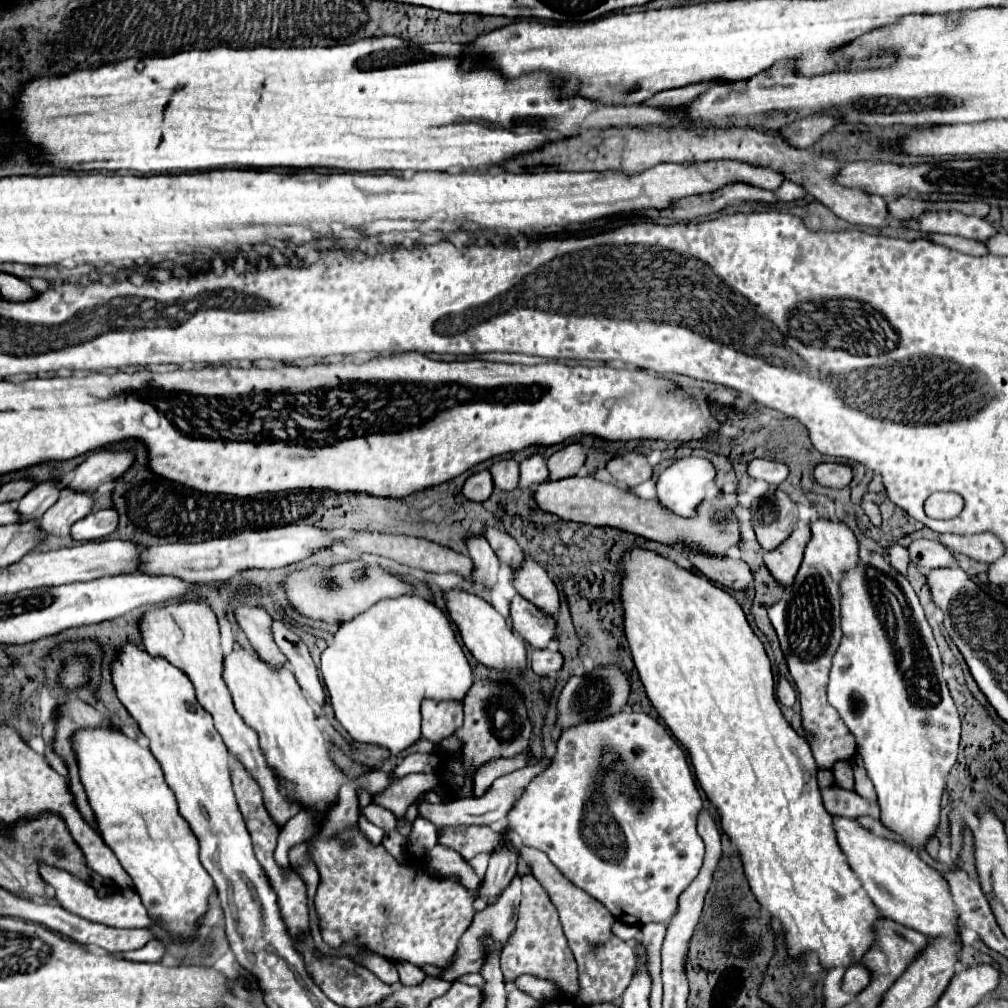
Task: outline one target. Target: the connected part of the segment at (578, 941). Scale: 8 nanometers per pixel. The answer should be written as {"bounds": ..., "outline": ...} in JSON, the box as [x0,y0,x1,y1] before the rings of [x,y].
{"bounds":[519,846,637,1006],"outline":[[[521,846],[519,854],[529,864],[531,874],[541,882],[541,886],[545,888],[545,892],[549,894],[551,902],[555,904],[555,908],[559,912],[563,932],[567,936],[569,948],[579,966],[579,984],[581,984],[579,1000],[581,1000],[581,1004],[591,1006],[591,1004],[619,1000],[631,982],[637,958],[635,958],[633,948],[625,940],[617,938],[611,932],[611,928],[617,920],[609,914],[609,910],[605,910],[605,906],[601,906],[601,902],[597,902],[595,898],[589,898],[589,894],[585,894],[577,886],[573,886],[565,876],[561,876],[561,872],[553,866],[553,862],[547,858],[547,854],[543,854],[541,850],[531,848],[531,846]]]}

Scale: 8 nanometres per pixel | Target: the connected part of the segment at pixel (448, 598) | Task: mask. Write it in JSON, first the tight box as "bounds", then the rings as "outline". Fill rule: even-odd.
{"bounds":[443,590,525,670],"outline":[[[445,590],[443,592],[445,598],[445,606],[449,612],[449,618],[457,624],[459,634],[463,638],[463,644],[467,646],[467,650],[485,666],[489,668],[517,668],[523,670],[525,668],[525,646],[523,640],[519,636],[515,636],[515,632],[507,626],[505,618],[483,598],[463,592],[463,590]]]}

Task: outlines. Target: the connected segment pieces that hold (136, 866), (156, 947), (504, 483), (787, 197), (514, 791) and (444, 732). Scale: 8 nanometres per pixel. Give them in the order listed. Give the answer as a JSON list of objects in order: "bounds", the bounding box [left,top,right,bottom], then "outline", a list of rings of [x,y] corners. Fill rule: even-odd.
[{"bounds":[71,726,213,936],"outline":[[[119,726],[81,728],[71,736],[71,746],[77,758],[81,784],[87,792],[89,806],[93,810],[97,830],[105,844],[115,852],[125,872],[133,878],[135,890],[147,906],[149,914],[159,920],[161,926],[173,936],[193,936],[197,932],[195,922],[209,910],[207,900],[213,892],[213,880],[199,860],[199,842],[193,836],[187,820],[177,810],[177,800],[163,778],[163,770],[149,748],[139,746],[135,738],[129,738]]]},{"bounds":[121,940,167,962],"outline":[[[153,940],[149,942],[149,946],[143,946],[141,950],[135,950],[135,952],[123,952],[121,956],[129,960],[141,960],[141,962],[159,962],[165,956],[165,950],[167,950],[165,942]]]},{"bounds":[491,460,519,490],"outline":[[[499,460],[491,466],[495,488],[515,490],[519,484],[519,464],[515,460]]]},{"bounds":[773,180,805,202],"outline":[[[785,180],[773,194],[775,194],[777,200],[781,200],[781,202],[793,202],[793,200],[803,198],[803,196],[805,196],[805,190],[803,190],[803,186]]]},{"bounds":[417,756,551,826],"outline":[[[545,756],[533,766],[527,766],[527,768],[521,768],[521,770],[515,770],[511,774],[505,774],[505,776],[497,778],[497,782],[493,782],[481,798],[459,798],[459,800],[449,800],[449,802],[443,802],[443,804],[419,802],[417,814],[423,816],[425,820],[433,822],[435,826],[457,826],[457,824],[485,824],[485,826],[491,826],[495,822],[501,824],[507,818],[513,804],[517,802],[517,798],[521,798],[521,794],[525,792],[527,784],[533,778],[537,778],[537,774],[541,774],[549,766],[549,762],[551,762],[551,758]]]},{"bounds":[421,700,463,744],"outline":[[[431,700],[421,702],[421,738],[439,744],[443,738],[453,736],[453,732],[463,722],[463,704],[455,700]]]}]

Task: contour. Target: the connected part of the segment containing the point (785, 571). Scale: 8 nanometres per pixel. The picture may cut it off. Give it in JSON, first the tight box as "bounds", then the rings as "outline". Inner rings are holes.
{"bounds":[763,522,809,588],"outline":[[[799,522],[795,532],[777,550],[767,552],[763,556],[763,562],[769,570],[769,574],[783,588],[789,588],[793,584],[795,574],[801,566],[801,558],[803,558],[807,540],[809,540],[809,526],[807,526],[807,522]]]}

